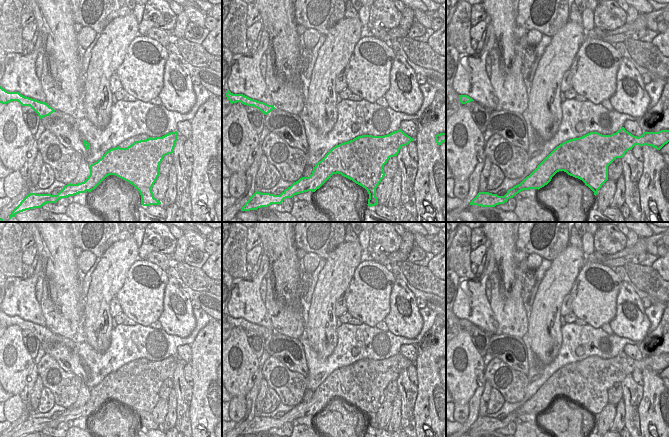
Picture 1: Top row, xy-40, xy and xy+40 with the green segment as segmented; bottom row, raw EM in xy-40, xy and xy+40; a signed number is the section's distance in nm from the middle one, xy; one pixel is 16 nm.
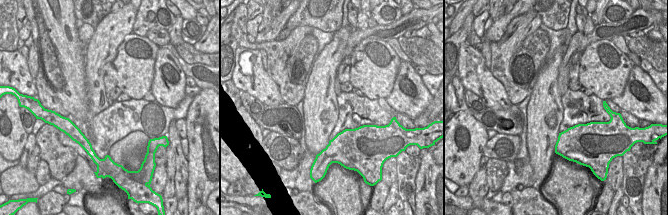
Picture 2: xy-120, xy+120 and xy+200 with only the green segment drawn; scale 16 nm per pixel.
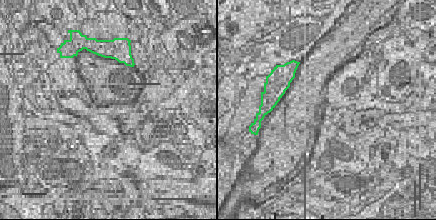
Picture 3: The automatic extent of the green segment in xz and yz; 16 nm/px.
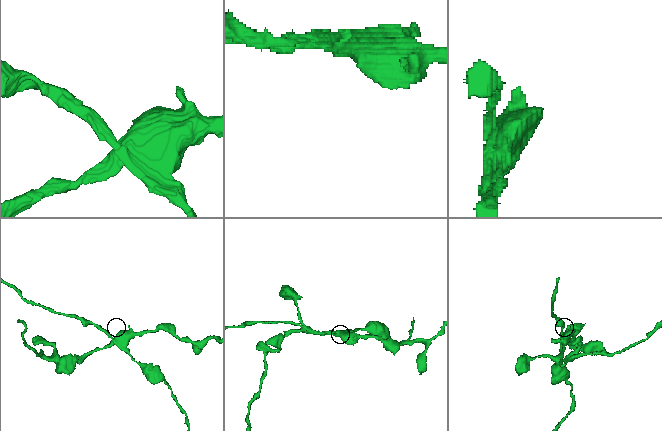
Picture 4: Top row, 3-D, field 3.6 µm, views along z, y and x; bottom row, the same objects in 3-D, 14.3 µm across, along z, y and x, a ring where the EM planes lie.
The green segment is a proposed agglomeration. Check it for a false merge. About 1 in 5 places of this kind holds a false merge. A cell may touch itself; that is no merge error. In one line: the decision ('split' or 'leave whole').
split

